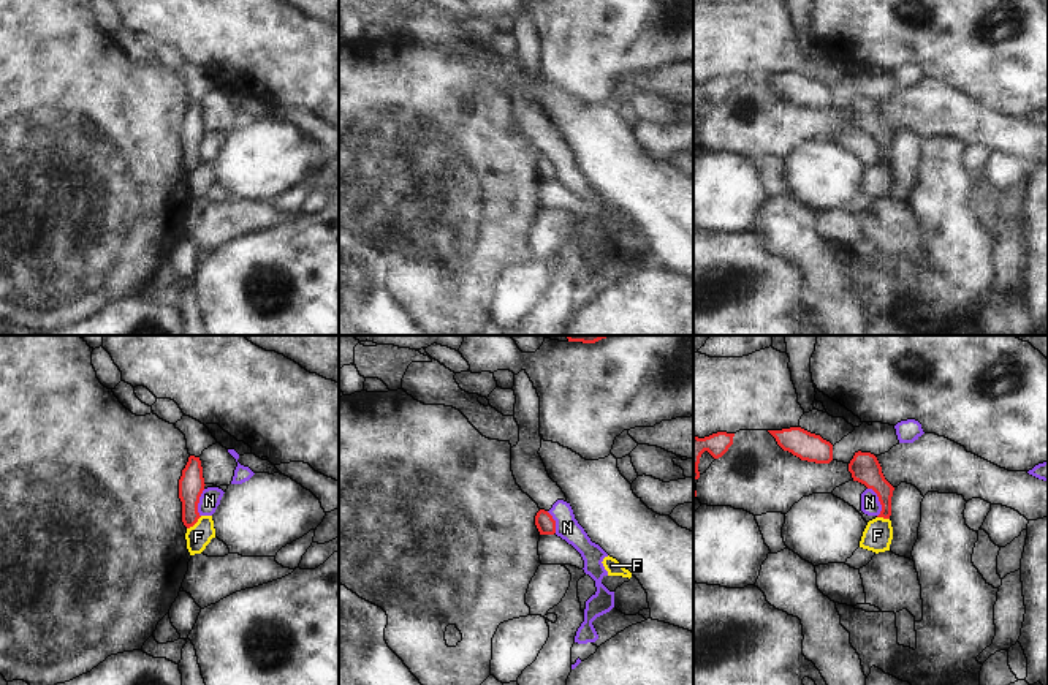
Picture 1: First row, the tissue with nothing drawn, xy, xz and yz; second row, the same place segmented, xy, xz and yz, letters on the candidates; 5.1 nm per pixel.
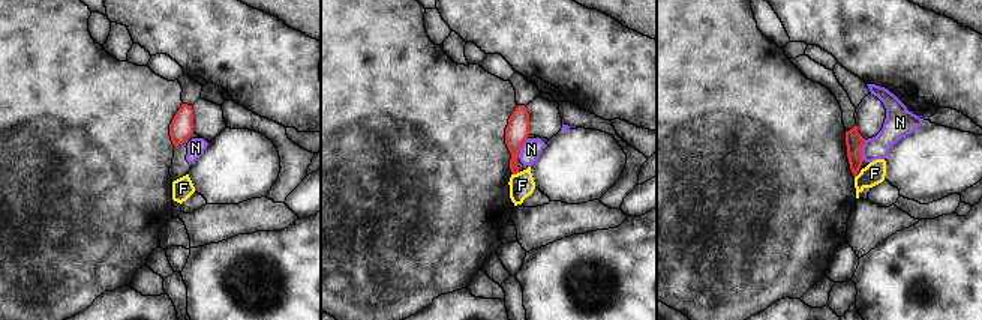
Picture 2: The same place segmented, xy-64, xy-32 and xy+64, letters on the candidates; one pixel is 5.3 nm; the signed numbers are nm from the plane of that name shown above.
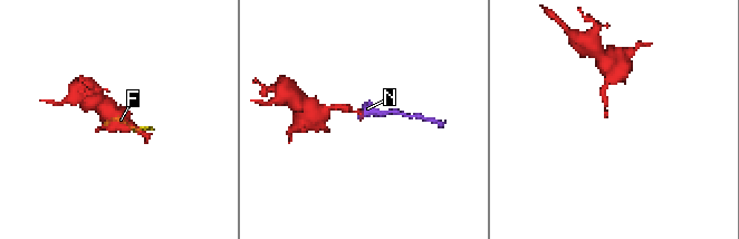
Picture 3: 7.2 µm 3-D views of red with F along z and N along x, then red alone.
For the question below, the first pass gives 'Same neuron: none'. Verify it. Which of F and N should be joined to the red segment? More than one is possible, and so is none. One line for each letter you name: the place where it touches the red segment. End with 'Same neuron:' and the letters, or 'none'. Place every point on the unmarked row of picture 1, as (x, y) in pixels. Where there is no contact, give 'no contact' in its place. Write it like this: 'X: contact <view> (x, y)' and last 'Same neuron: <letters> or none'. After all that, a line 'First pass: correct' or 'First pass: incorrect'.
Same neuron: none
First pass: correct

